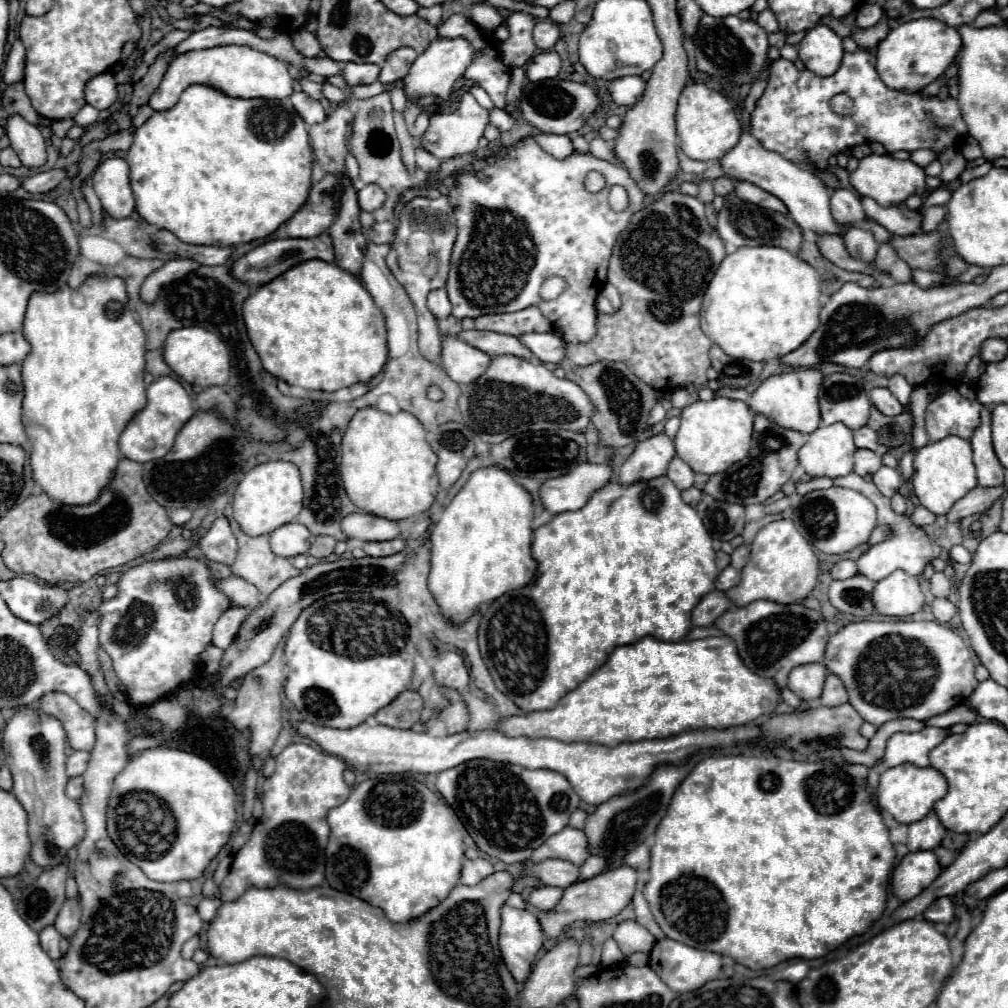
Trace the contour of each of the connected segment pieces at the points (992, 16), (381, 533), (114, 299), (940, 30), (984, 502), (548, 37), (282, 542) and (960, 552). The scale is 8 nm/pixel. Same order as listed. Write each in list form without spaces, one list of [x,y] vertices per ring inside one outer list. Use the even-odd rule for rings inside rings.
[[[983,11],[981,15],[977,15],[977,19],[973,21],[973,27],[993,27],[993,25],[1003,25],[1005,21],[1001,19],[1001,15],[997,11]]]
[[[351,513],[341,521],[341,529],[349,539],[387,541],[399,537],[399,523],[371,513]]]
[[[89,275],[81,287],[71,289],[57,289],[53,293],[45,293],[45,291],[35,291],[29,297],[29,305],[27,305],[27,313],[25,313],[25,323],[23,323],[23,337],[29,341],[31,345],[31,353],[25,359],[25,363],[21,365],[21,375],[23,375],[23,425],[25,425],[25,433],[31,439],[33,445],[33,453],[31,453],[31,467],[33,467],[33,479],[35,483],[41,487],[41,491],[45,491],[47,495],[53,495],[53,499],[61,499],[61,503],[93,503],[97,499],[97,495],[105,489],[105,483],[109,483],[109,475],[113,475],[115,467],[117,467],[117,459],[121,459],[119,453],[119,435],[125,429],[125,423],[129,423],[129,419],[133,419],[133,415],[137,411],[141,411],[141,407],[145,407],[145,383],[143,383],[143,371],[145,371],[145,331],[143,327],[135,321],[131,309],[127,307],[127,291],[125,291],[125,281],[117,275],[109,277],[109,275]]]
[[[937,19],[907,21],[891,29],[889,35],[877,45],[877,73],[891,89],[919,91],[943,75],[943,71],[955,61],[959,47],[961,37],[957,29]]]
[[[975,487],[973,491],[969,491],[965,497],[961,497],[949,511],[947,511],[947,521],[955,523],[961,521],[965,517],[973,517],[977,513],[985,513],[995,501],[997,497],[1001,497],[1003,487],[993,487],[993,489],[983,489],[983,487]]]
[[[543,19],[537,23],[537,27],[533,29],[533,39],[537,43],[539,49],[551,49],[555,45],[555,41],[559,39],[561,31],[559,31],[559,25],[553,23],[551,19]]]
[[[299,523],[281,525],[269,537],[271,537],[271,551],[281,557],[293,557],[293,555],[307,553],[313,543],[311,531]]]
[[[957,545],[949,551],[949,559],[955,563],[971,563],[971,553],[963,545]]]

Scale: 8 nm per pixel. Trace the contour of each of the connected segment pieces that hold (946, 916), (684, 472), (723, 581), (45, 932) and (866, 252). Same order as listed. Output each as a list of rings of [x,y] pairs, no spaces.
[[[939,897],[935,899],[923,913],[923,917],[931,923],[951,923],[955,919],[955,909],[951,897]]]
[[[673,457],[671,463],[669,463],[669,469],[667,469],[667,477],[679,487],[679,489],[689,489],[693,487],[693,479],[695,479],[695,473],[691,471],[691,467],[679,459],[679,457]]]
[[[729,565],[729,567],[725,567],[725,569],[719,573],[719,577],[717,577],[717,581],[715,581],[715,589],[719,589],[719,591],[729,591],[729,589],[735,587],[739,581],[741,581],[739,571]]]
[[[49,925],[49,927],[45,927],[45,929],[41,929],[41,931],[39,931],[41,947],[45,949],[45,953],[47,953],[53,961],[57,961],[57,959],[61,957],[59,939],[61,939],[61,935],[59,935],[59,931],[57,931],[53,925]]]
[[[853,225],[847,229],[847,233],[843,235],[843,241],[847,245],[847,251],[855,257],[855,259],[865,259],[865,261],[873,261],[875,255],[877,255],[877,247],[879,243],[875,241],[873,233],[859,227],[859,225]]]

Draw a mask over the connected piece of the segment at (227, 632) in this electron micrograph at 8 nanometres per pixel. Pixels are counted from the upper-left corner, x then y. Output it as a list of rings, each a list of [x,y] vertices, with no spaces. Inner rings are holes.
[[[231,607],[219,617],[219,621],[213,627],[215,647],[225,649],[229,647],[229,643],[233,643],[233,635],[237,635],[237,627],[241,627],[245,615],[247,615],[245,607]]]

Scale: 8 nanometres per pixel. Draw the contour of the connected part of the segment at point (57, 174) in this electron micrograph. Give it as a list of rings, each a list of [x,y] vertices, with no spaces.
[[[51,169],[51,171],[45,171],[45,173],[37,173],[37,175],[31,175],[27,177],[21,187],[29,193],[47,193],[51,191],[53,187],[57,187],[61,181],[65,179],[65,171],[61,169]]]

